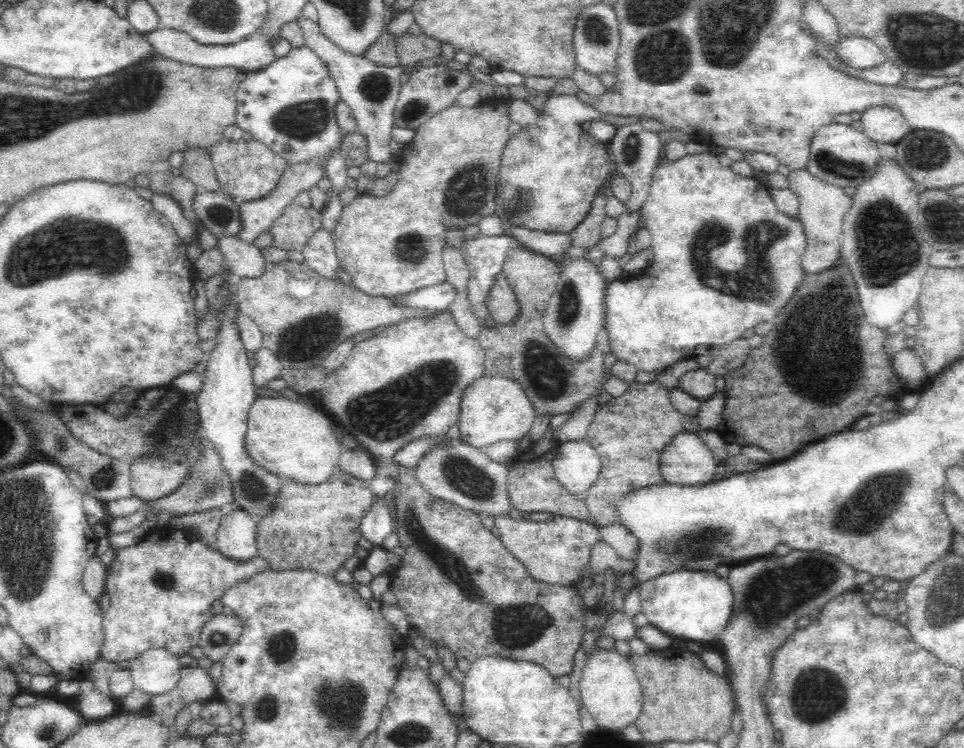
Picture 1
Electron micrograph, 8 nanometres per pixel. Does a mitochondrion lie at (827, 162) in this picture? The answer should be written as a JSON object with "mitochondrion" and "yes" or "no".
{"mitochondrion":"yes"}

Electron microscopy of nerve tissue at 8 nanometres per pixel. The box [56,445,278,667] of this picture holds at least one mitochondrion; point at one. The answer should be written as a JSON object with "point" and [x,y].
{"point":[254,488]}

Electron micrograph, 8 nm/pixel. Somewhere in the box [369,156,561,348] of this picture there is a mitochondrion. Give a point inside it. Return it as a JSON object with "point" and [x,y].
{"point":[467,192]}

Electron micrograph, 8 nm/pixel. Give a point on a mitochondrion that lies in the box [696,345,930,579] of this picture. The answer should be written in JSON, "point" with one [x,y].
{"point":[871,505]}

